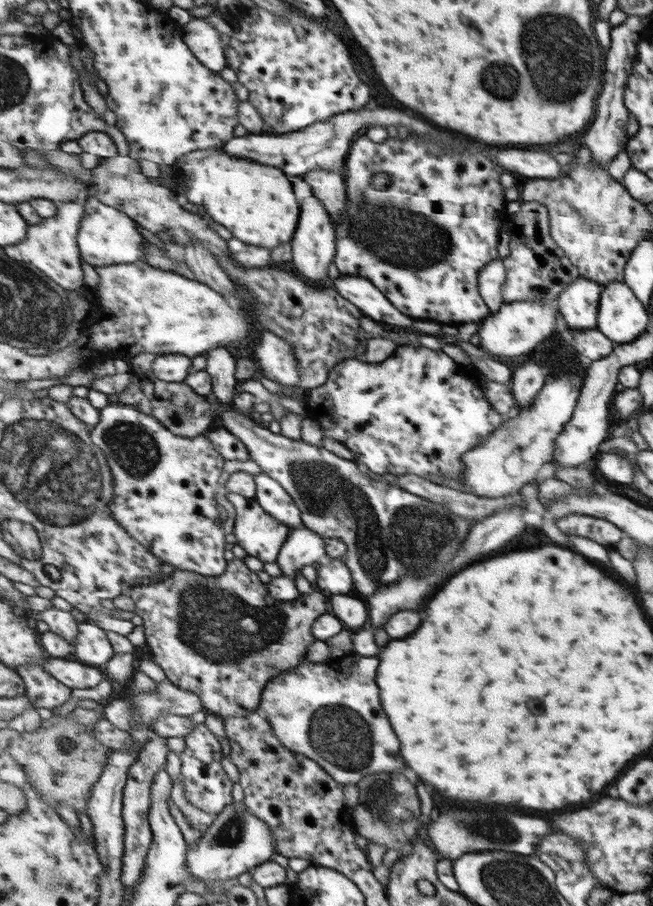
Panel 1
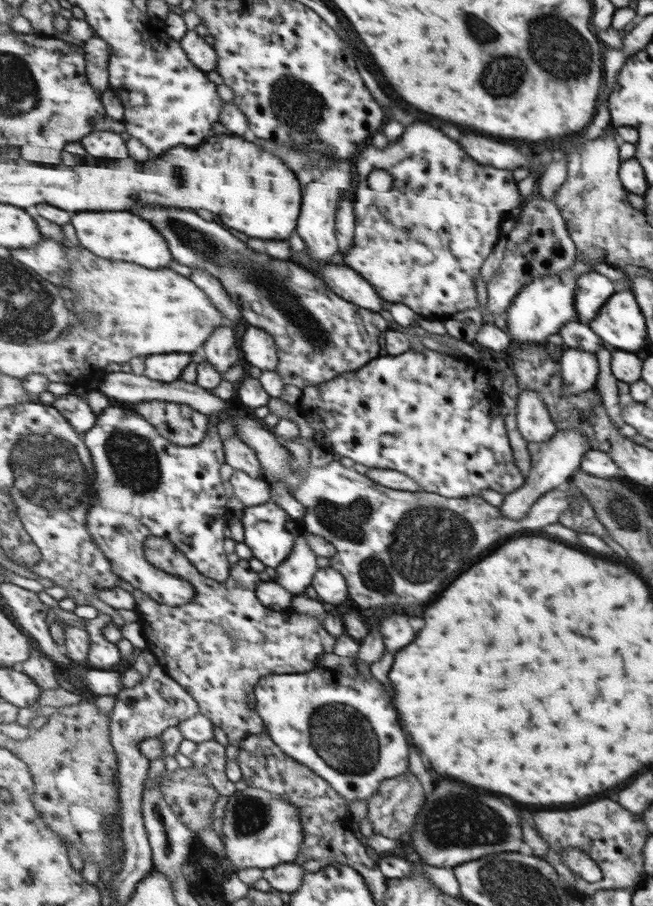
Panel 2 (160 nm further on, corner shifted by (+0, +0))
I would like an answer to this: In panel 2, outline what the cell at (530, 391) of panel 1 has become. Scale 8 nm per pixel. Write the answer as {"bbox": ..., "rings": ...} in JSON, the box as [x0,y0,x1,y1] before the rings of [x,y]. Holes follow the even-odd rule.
{"bbox":[517,390,558,442],"rings":[[[523,390],[517,402],[518,430],[526,441],[547,442],[558,431],[540,392]]]}

